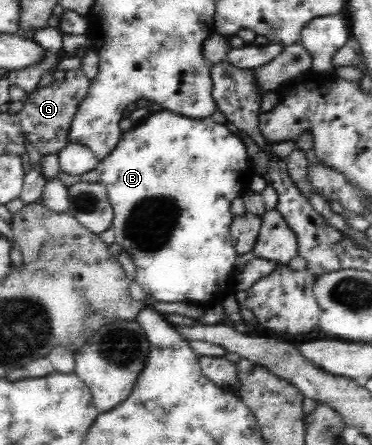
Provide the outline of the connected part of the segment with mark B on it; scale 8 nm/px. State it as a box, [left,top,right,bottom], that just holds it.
[95,109,254,306]

